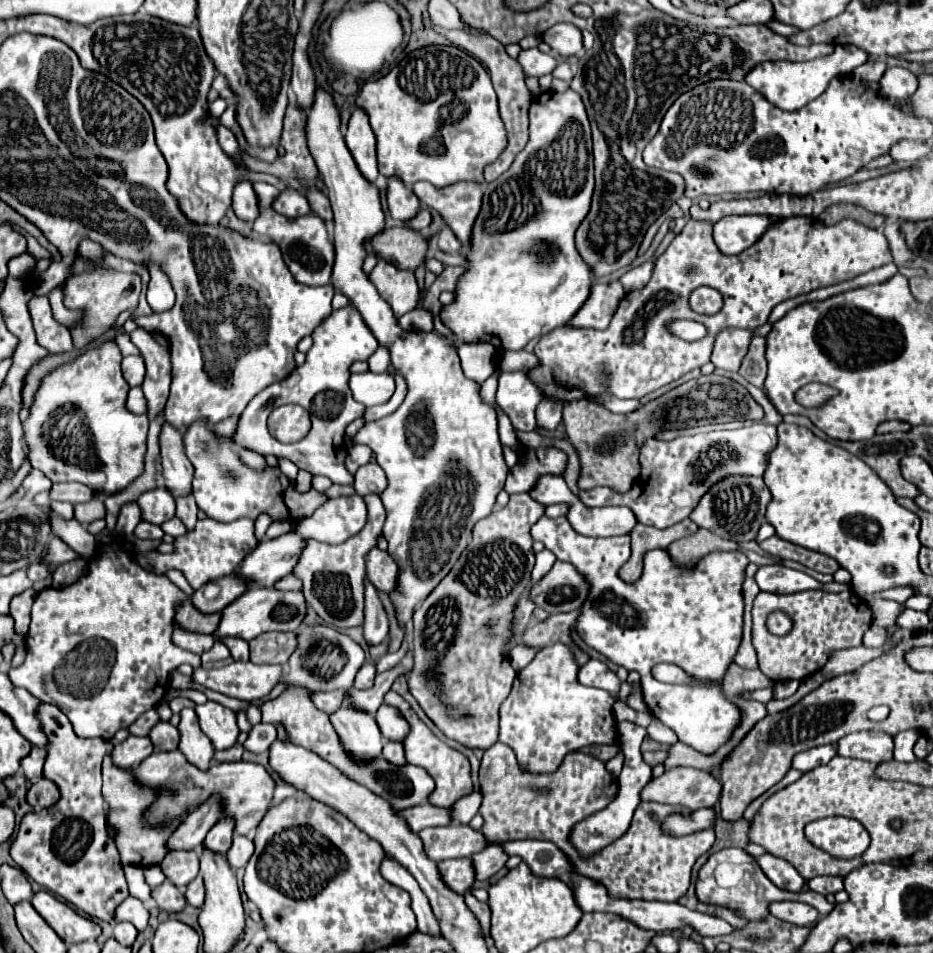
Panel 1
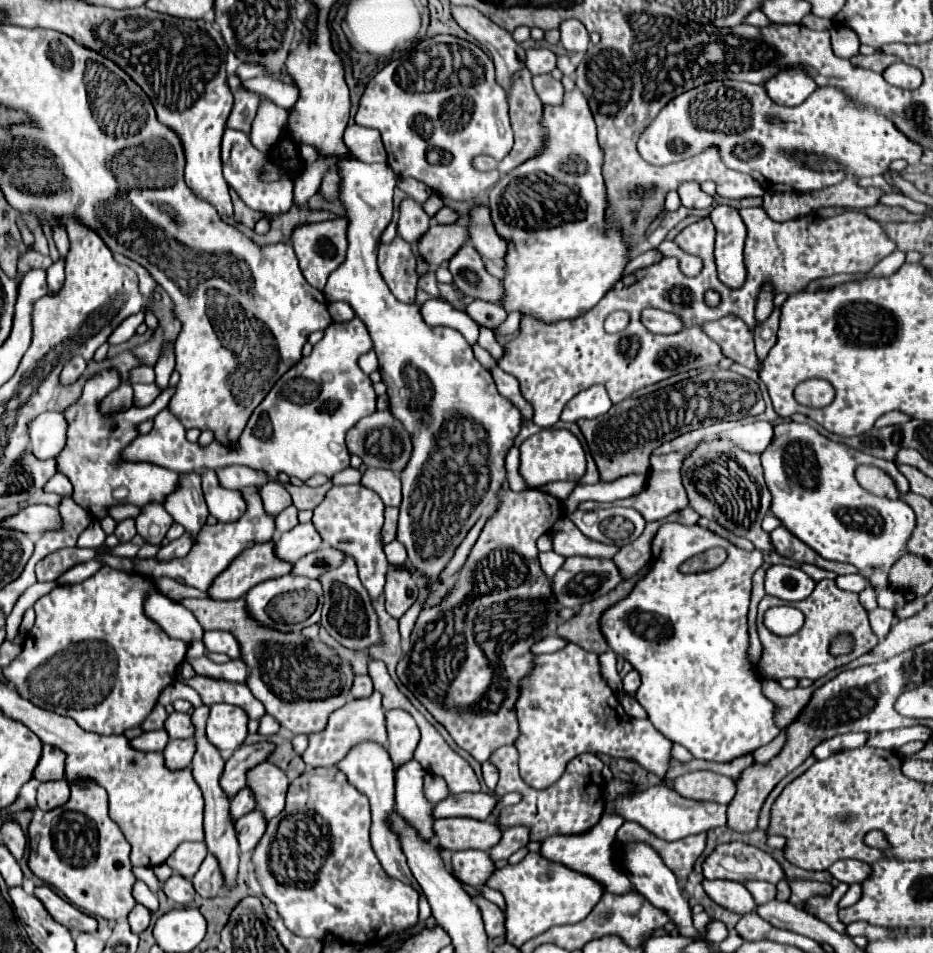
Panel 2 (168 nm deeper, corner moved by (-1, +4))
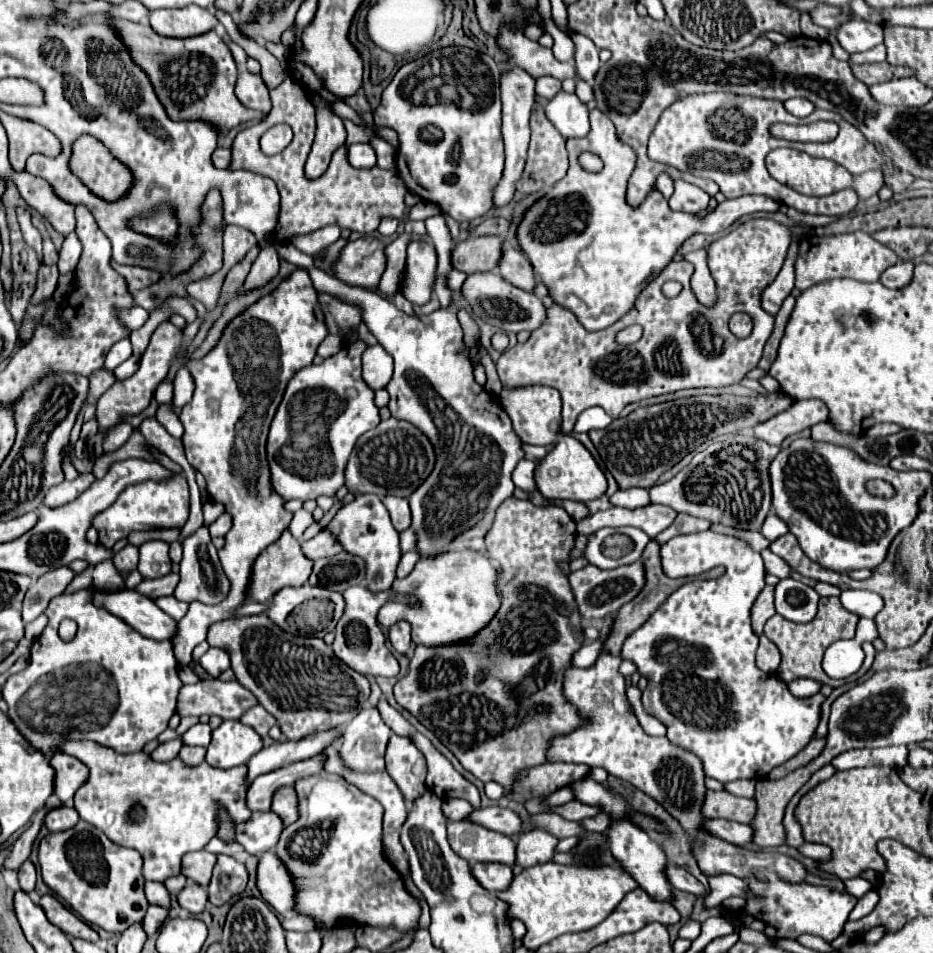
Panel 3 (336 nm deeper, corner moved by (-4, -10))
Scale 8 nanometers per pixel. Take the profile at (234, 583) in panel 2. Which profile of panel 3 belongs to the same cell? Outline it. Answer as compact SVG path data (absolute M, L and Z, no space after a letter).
M289 529L283 531L283 535L269 547L269 551L263 551L251 571L251 579L249 579L249 587L245 591L245 599L247 601L257 601L257 603L267 603L279 589L283 587L301 587L307 579L309 579L309 571L313 567L313 561L305 559L305 555L301 555L301 547L299 541L293 539Z

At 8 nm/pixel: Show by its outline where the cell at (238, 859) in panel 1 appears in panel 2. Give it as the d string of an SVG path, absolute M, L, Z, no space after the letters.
M258 809L242 815L236 821L240 851L252 851L258 845L258 841L262 839L262 835L266 831L266 825L268 825L268 821L262 817L262 811L258 811Z

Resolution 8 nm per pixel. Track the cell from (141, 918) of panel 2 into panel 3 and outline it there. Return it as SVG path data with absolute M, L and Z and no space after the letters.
M149 907L147 909L147 913L145 913L145 917L143 917L143 929L145 929L145 933L147 933L147 937L151 937L159 927L161 927L161 923L165 921L165 917L167 917L167 913L169 913L169 909L163 909L163 907Z

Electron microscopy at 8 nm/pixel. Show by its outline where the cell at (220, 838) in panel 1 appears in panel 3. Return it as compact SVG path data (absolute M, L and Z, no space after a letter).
M315 755L313 759L291 763L287 767L281 767L277 771L271 771L271 773L257 777L247 791L247 809L251 813L253 811L269 811L271 809L271 797L279 787L295 785L295 781L301 777L321 773L321 761L323 761L323 757Z

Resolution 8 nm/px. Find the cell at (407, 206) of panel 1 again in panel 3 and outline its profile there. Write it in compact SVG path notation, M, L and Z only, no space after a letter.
M417 239L407 245L407 279L403 295L413 305L425 305L431 299L431 287L435 281L437 255L429 241Z

